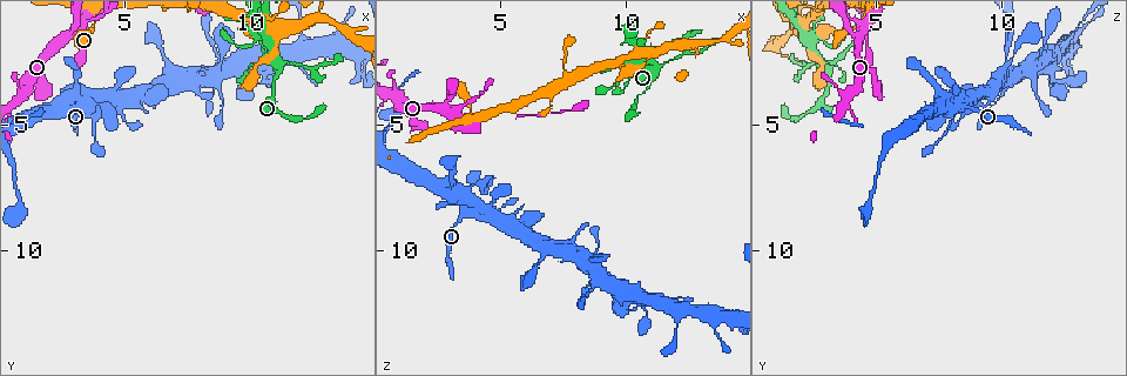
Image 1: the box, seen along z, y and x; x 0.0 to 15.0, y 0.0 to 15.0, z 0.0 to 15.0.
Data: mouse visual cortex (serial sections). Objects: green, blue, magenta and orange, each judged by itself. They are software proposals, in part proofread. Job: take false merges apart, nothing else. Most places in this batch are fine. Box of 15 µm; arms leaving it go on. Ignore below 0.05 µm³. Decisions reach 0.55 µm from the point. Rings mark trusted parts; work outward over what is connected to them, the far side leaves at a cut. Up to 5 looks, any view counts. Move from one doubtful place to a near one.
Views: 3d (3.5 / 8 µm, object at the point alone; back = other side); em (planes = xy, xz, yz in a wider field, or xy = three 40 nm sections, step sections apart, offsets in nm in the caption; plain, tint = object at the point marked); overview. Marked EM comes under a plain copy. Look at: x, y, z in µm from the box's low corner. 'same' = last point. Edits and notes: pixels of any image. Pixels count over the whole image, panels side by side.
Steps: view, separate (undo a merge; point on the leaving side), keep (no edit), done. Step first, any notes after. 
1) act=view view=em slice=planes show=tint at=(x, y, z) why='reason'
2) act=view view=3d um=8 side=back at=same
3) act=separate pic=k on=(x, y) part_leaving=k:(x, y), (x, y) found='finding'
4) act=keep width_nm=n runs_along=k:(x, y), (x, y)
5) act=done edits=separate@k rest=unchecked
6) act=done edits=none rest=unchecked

act=view view=em slice=xy step=2 show=tint at=(3.1, 1.0, 4.6) why='thin arm on a thick one'

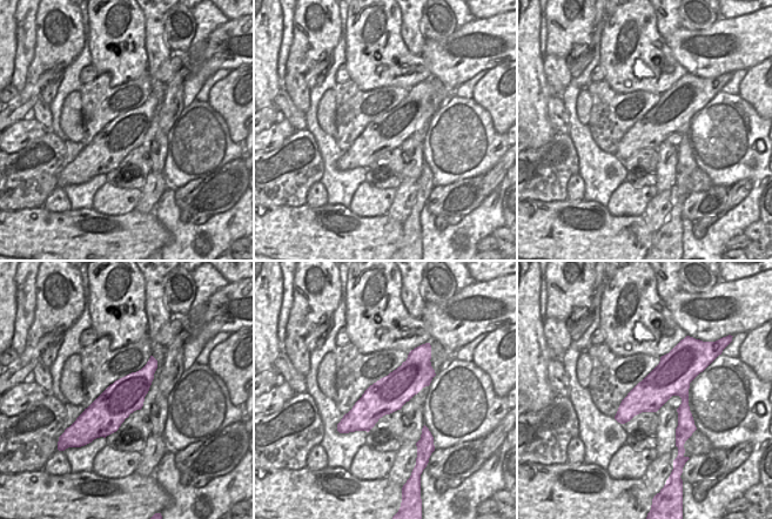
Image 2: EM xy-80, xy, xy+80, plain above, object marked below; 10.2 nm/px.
act=view view=3d um=3.5 at=same

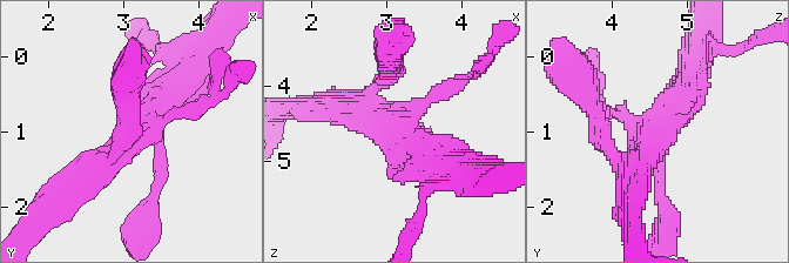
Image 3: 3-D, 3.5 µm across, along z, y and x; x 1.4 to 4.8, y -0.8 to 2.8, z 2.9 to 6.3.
act=keep arms=4 arm_widths_nm=150,150,400,400 runs_along=3:(73, 188), (153, 126), (177, 87) found='continuous, no second cell'

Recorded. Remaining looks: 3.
act=view view=3d um=8 at=(11.1, 2.6, 2.7) why='four arms meet'

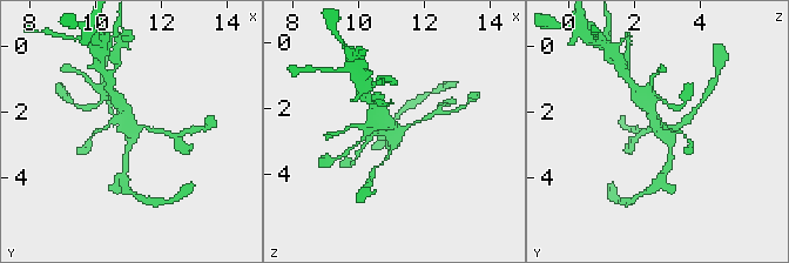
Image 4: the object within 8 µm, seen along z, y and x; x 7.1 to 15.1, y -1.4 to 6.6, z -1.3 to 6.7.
act=view view=3d um=3.5 side=back at=(11.1, 2.5, 2.8) why='zoom in'

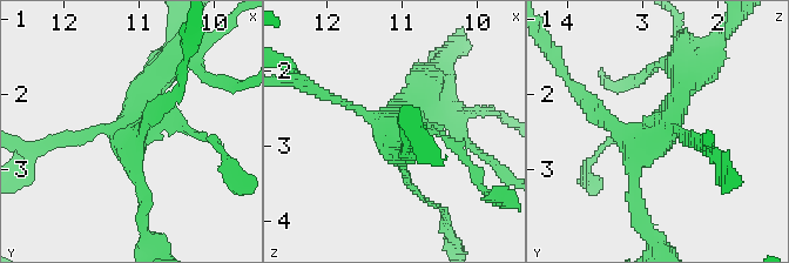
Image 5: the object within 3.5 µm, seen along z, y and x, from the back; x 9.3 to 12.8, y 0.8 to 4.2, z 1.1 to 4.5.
act=view view=em slice=xy step=2 show=tint at=(11.10, 2.60, 2.80)

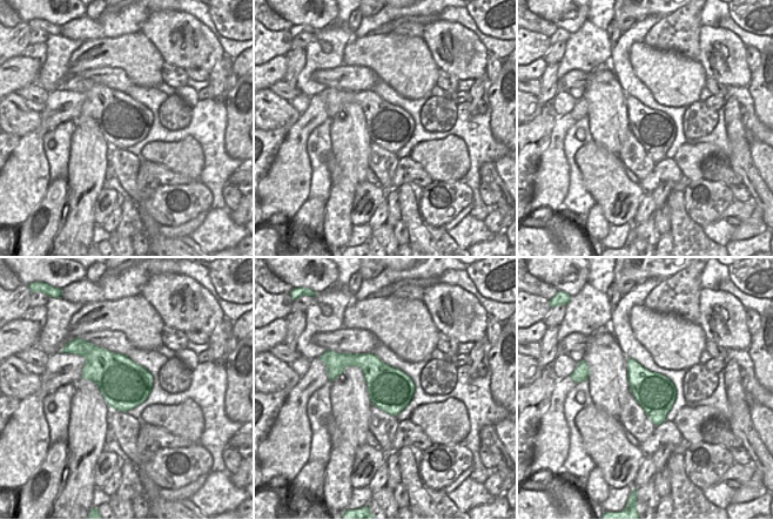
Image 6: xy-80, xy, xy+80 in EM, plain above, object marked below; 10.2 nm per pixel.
act=keep runs_along=5:(638, 197), (632, 161), (692, 75) found='all the same cell'

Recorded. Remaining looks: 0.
act=done edits=none rest=unchecked

